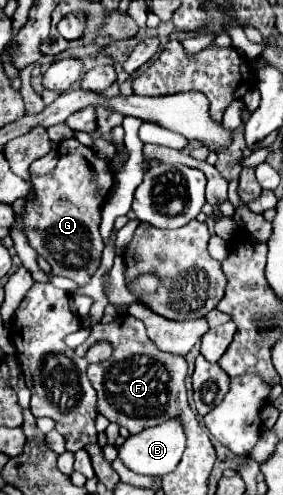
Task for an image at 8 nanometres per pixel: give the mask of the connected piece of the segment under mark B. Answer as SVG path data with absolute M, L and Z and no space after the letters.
M169 420L169 422L163 422L155 428L147 428L147 430L135 434L135 436L129 436L125 440L125 444L121 446L119 458L129 470L133 470L137 474L165 476L171 470L175 470L175 466L181 460L183 450L185 450L185 434L183 434L181 422L179 420Z

